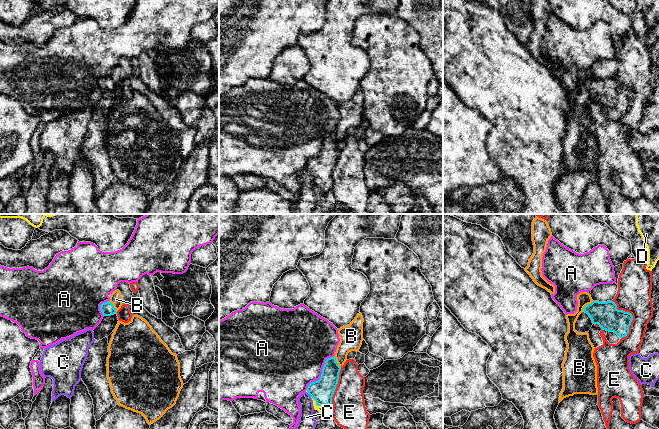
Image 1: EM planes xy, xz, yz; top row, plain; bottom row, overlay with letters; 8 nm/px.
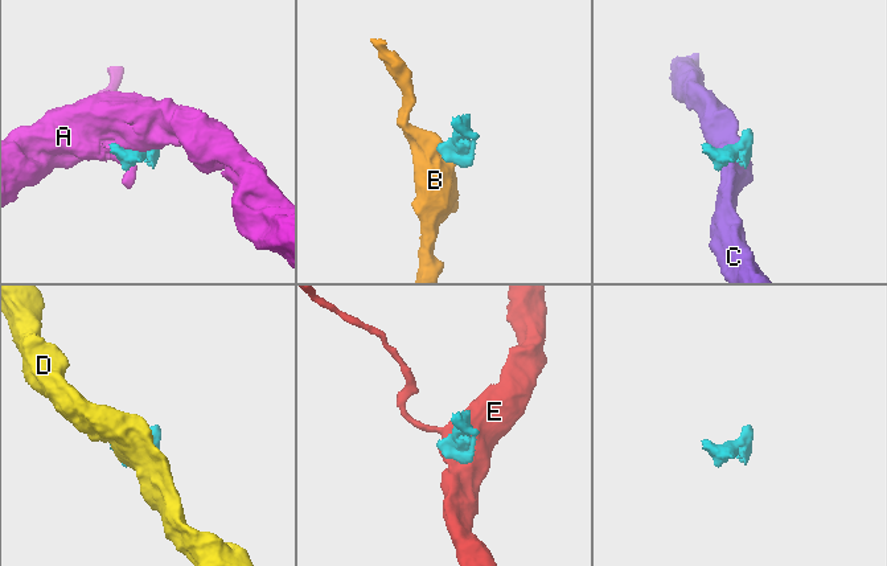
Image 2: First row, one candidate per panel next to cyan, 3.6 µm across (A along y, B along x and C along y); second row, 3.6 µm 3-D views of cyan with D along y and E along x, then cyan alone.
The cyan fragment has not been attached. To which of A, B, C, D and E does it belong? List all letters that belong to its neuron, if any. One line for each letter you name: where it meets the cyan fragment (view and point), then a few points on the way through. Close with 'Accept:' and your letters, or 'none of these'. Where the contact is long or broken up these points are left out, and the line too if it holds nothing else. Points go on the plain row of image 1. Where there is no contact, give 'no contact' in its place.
D: contact xz (322, 181)
Accept: D

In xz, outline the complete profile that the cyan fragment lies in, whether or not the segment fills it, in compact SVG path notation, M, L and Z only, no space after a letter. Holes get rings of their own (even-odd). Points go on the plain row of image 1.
M335 132L326 135L318 157L311 158L306 168L313 176L315 186L318 186L323 193L331 191L333 180L332 173L339 156L341 143L336 138Z

